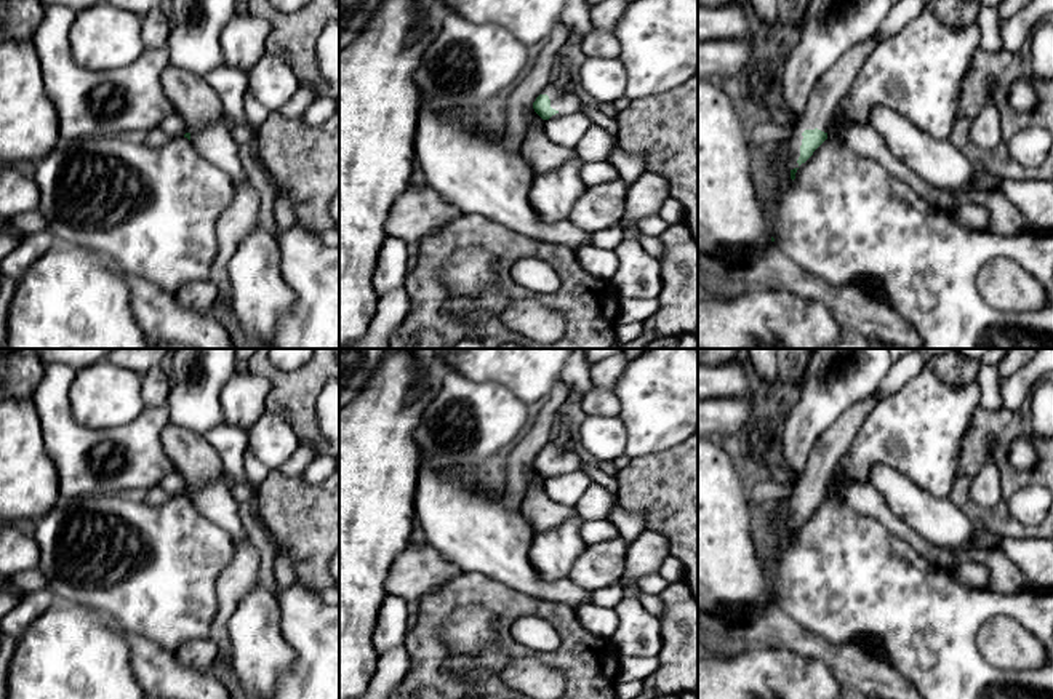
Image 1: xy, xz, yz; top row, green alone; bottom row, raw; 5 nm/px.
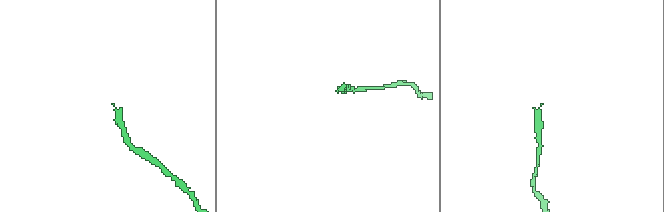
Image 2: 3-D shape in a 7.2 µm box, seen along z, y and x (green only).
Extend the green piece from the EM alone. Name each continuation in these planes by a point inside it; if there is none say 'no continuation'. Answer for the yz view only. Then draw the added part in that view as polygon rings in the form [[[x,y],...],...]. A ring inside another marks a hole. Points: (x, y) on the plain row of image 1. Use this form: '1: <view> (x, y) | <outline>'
1: yz (832, 445) | [[[867,397],[863,401],[850,406],[829,429],[826,429],[821,437],[816,440],[815,448],[810,453],[808,462],[803,469],[803,473],[799,480],[797,485],[794,485],[792,489],[792,496],[789,497],[789,501],[784,504],[786,510],[787,510],[787,525],[789,528],[794,526],[802,526],[805,521],[799,523],[797,518],[800,515],[800,504],[802,504],[802,491],[805,488],[821,488],[824,491],[829,489],[831,481],[837,472],[837,465],[842,461],[842,457],[848,453],[850,446],[853,445],[853,440],[863,424],[863,421],[866,419],[866,416],[875,408],[875,405],[879,403],[879,400]]]

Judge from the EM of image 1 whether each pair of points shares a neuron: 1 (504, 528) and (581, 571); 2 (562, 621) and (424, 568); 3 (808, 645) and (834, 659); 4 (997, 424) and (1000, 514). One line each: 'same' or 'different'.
1: different
2: different
3: same
4: same

